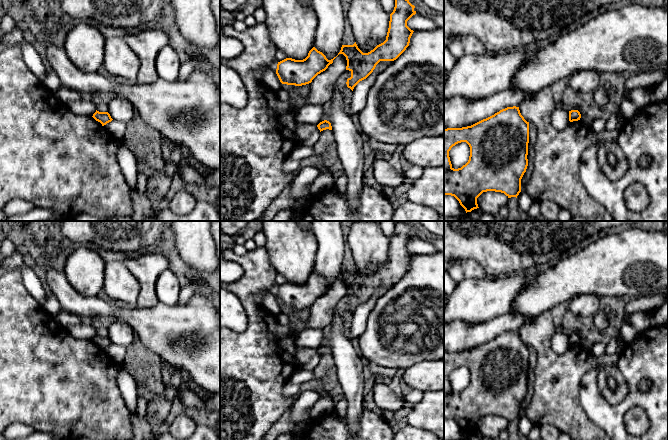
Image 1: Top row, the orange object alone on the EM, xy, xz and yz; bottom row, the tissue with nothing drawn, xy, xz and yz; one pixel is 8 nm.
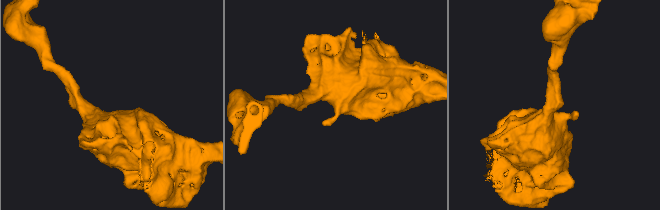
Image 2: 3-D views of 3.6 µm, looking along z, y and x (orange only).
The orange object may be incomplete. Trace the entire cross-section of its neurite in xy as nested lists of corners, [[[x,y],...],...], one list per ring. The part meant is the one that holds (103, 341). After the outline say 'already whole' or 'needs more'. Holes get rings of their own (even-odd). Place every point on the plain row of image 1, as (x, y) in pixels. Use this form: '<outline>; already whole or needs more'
[[[96,336],[92,340],[96,345],[100,346],[102,350],[106,349],[107,347],[111,346],[113,343],[111,342],[108,336]]]; already whole

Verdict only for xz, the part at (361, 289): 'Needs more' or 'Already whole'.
Already whole

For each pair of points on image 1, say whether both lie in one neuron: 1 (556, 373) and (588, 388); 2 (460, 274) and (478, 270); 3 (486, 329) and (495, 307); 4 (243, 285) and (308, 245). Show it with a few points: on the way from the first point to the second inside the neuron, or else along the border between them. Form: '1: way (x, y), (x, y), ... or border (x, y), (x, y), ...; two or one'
1: border (592, 367), (580, 382), (579, 404), (581, 407); two
2: way (464, 270), (474, 270); one
3: border (509, 312), (481, 322), (467, 323); two
4: border (264, 246), (270, 263), (277, 273); two

